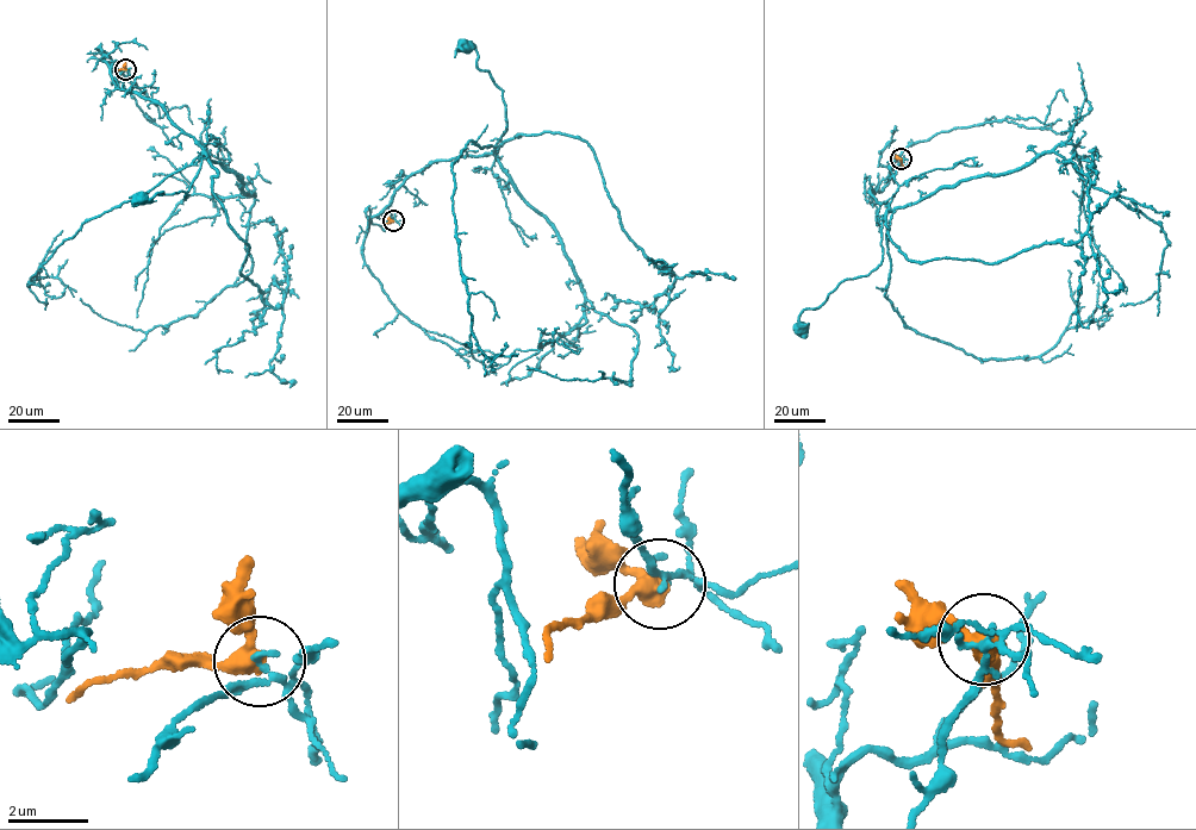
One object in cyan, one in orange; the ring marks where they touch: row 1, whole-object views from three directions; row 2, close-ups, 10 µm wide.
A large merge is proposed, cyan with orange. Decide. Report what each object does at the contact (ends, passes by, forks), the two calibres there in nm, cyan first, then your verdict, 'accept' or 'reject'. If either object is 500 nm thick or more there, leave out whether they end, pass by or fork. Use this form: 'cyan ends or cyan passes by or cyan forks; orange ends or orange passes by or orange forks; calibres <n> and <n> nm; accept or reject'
cyan forks; orange passes by; calibres 120 and 380 nm; reject

